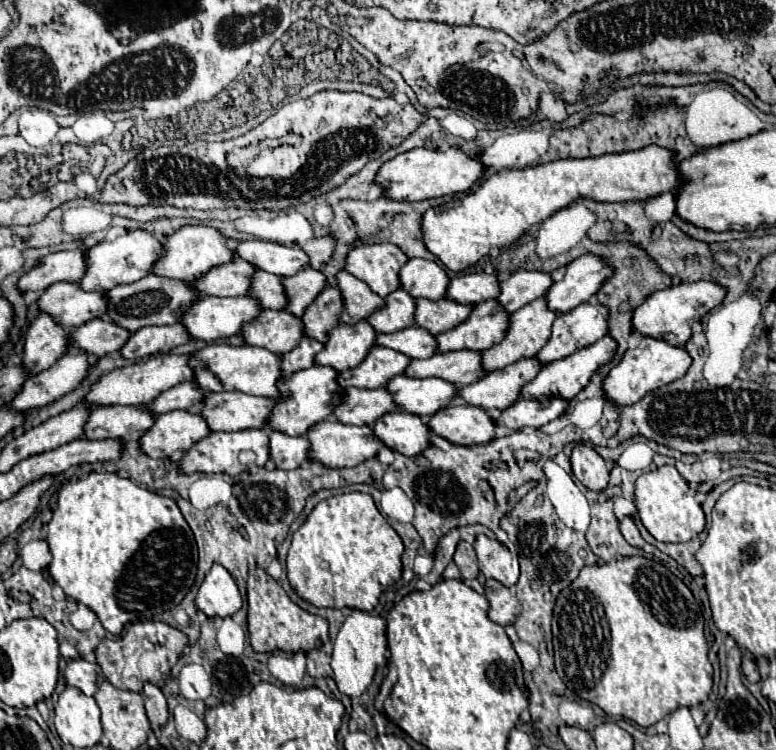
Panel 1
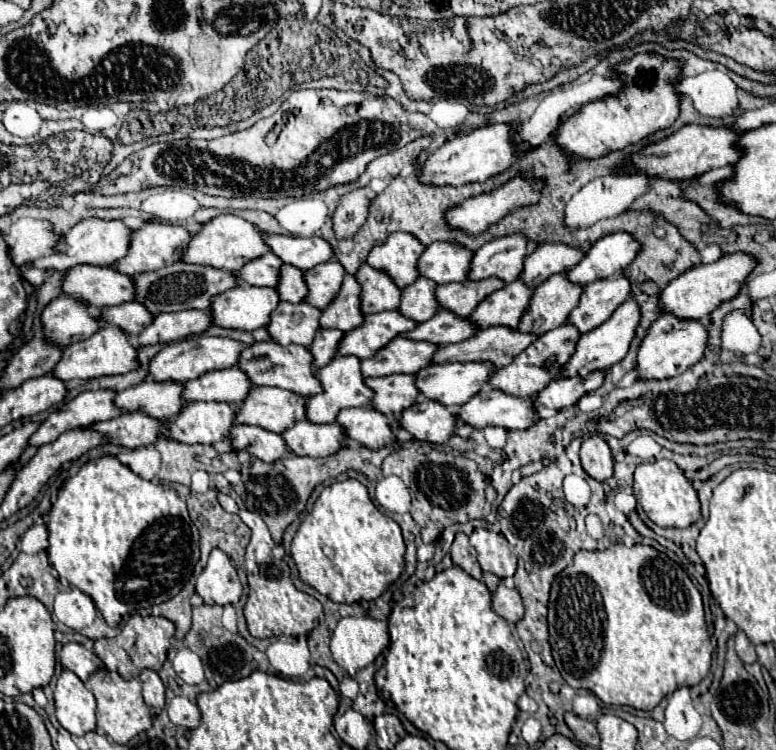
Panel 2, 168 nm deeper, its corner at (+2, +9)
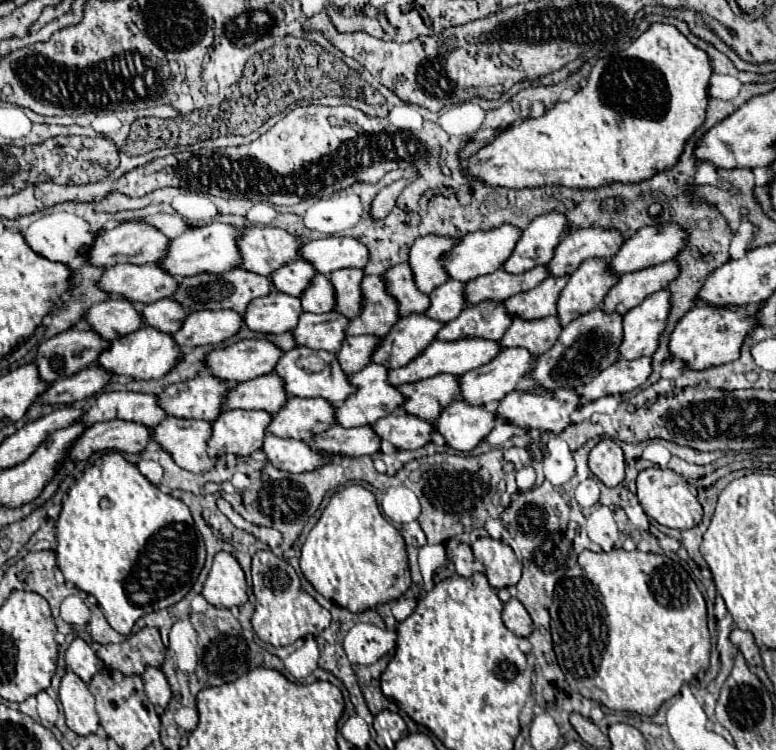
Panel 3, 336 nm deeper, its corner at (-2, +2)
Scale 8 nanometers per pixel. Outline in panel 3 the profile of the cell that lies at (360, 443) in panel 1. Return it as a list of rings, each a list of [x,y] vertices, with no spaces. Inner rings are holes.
[[[399,412],[399,416],[391,414],[387,418],[381,418],[373,424],[375,432],[383,438],[393,442],[399,450],[415,450],[431,442],[431,436],[435,434],[435,424],[421,420],[413,414]]]

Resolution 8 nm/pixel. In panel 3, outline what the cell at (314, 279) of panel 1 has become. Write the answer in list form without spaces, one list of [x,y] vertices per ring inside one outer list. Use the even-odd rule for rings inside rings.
[[[343,268],[331,274],[331,282],[337,292],[335,310],[345,314],[347,318],[361,314],[361,280],[363,270],[359,268]]]

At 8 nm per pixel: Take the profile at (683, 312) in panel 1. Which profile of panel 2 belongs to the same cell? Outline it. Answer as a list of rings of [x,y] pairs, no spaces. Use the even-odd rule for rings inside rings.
[[[747,253],[723,255],[715,263],[701,265],[701,267],[691,267],[689,271],[681,273],[679,277],[675,277],[659,293],[659,309],[661,309],[661,313],[673,313],[673,317],[685,317],[685,319],[703,321],[723,301],[729,301],[729,299],[733,299],[739,293],[745,277],[751,273],[753,267],[755,267],[755,261]]]

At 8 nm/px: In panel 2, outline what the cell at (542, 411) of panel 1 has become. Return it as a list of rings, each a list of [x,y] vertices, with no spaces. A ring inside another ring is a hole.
[[[593,371],[587,377],[555,379],[541,393],[533,397],[533,403],[537,407],[547,407],[547,409],[557,409],[557,411],[573,407],[585,393],[597,389],[603,383],[603,377],[605,377],[603,371]]]

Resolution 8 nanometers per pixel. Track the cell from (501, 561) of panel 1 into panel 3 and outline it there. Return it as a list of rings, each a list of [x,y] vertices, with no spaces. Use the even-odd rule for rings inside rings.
[[[477,538],[471,546],[477,560],[485,564],[485,576],[493,588],[507,588],[519,582],[521,578],[521,562],[515,558],[515,552],[493,538]]]

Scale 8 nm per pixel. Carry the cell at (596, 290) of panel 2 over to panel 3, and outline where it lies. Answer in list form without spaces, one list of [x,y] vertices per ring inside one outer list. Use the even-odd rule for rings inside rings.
[[[675,260],[623,274],[619,278],[619,282],[611,288],[611,292],[605,296],[601,308],[605,312],[625,314],[631,308],[635,308],[637,304],[641,304],[653,292],[663,290],[677,276],[679,276],[679,268],[677,268]]]

